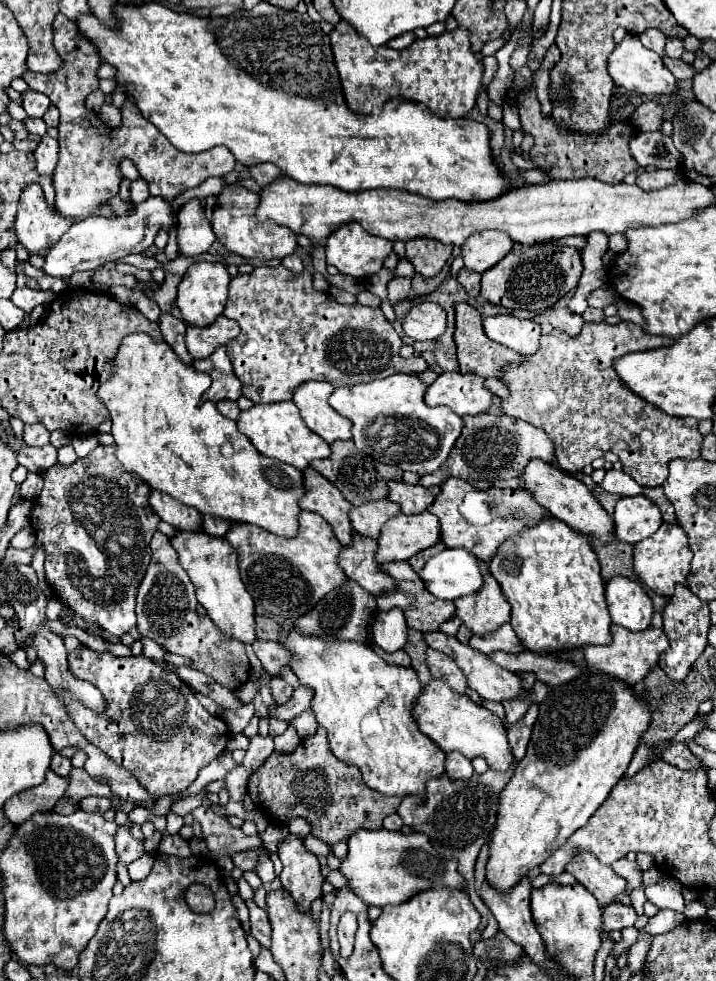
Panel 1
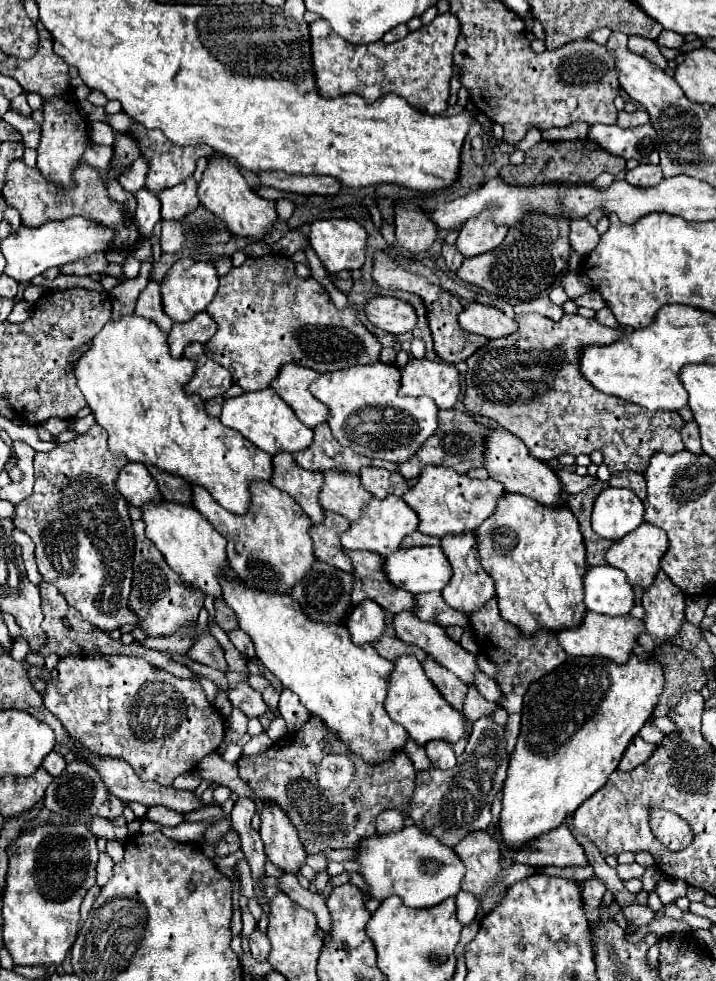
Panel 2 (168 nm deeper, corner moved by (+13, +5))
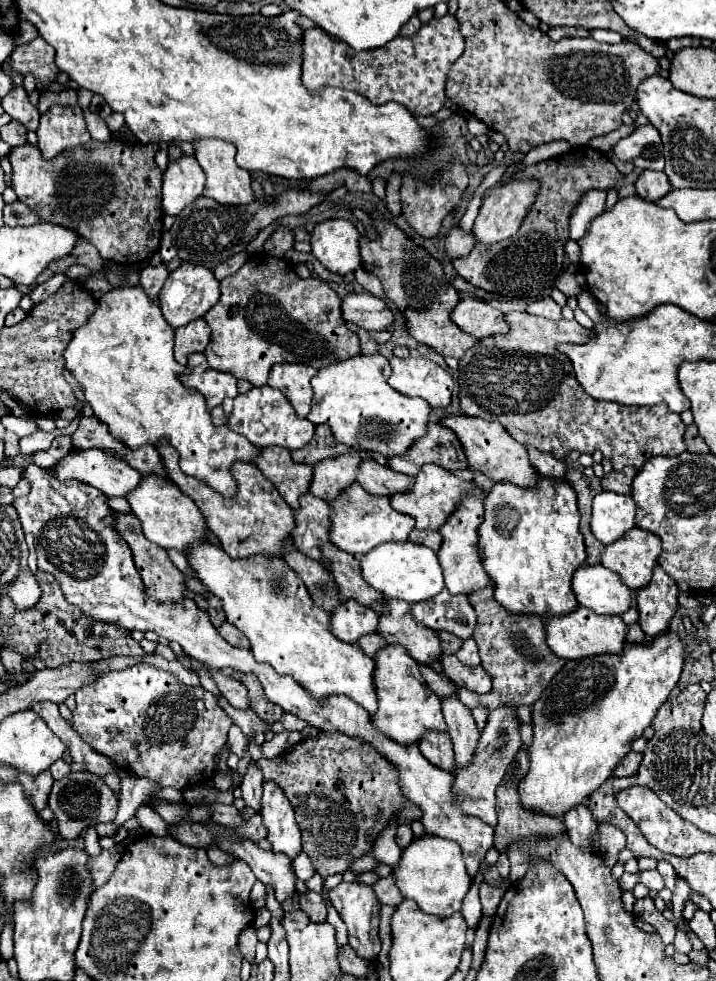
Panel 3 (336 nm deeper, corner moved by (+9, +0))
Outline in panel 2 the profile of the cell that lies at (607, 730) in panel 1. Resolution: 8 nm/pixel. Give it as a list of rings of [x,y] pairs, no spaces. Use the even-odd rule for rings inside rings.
[[[632,655],[624,665],[600,657],[568,657],[552,673],[528,687],[518,743],[510,755],[508,777],[502,787],[502,811],[498,823],[500,841],[510,849],[528,845],[540,835],[560,827],[568,815],[590,799],[608,781],[610,773],[616,771],[624,749],[650,719],[662,693],[662,685],[662,667],[652,659],[638,661],[638,657]]]

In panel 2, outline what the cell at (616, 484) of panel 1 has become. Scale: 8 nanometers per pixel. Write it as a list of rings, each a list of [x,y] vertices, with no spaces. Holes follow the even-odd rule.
[[[568,469],[558,471],[558,477],[560,477],[560,481],[564,483],[564,489],[566,489],[568,493],[572,493],[572,495],[574,495],[574,493],[580,493],[580,491],[584,491],[584,489],[588,489],[588,487],[592,487],[592,485],[598,483],[596,477],[590,477],[590,475],[580,477],[580,475],[576,475],[576,473],[570,473]]]

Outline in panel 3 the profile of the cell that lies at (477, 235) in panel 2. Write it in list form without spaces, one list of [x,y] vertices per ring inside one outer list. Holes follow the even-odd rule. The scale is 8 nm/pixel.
[[[512,180],[508,184],[500,184],[494,186],[488,196],[484,198],[482,206],[480,206],[480,214],[474,222],[474,238],[476,242],[482,242],[486,246],[496,244],[500,240],[506,240],[510,236],[514,236],[522,224],[522,220],[526,218],[530,206],[534,204],[536,196],[540,192],[540,180]]]

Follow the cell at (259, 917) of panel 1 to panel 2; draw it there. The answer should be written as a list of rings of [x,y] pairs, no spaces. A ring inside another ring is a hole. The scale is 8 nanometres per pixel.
[[[258,927],[250,935],[250,953],[256,961],[266,961],[268,953],[270,953],[270,941]]]

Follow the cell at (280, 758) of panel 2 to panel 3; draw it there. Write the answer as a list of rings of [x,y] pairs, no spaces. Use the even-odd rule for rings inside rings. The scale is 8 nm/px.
[[[320,732],[314,740],[302,740],[292,750],[284,752],[272,760],[256,762],[264,772],[264,780],[274,780],[292,802],[296,812],[296,822],[302,832],[302,848],[312,858],[316,872],[326,878],[330,874],[344,874],[350,870],[354,860],[364,856],[372,846],[382,828],[396,816],[400,824],[410,824],[412,820],[420,820],[420,808],[408,802],[398,786],[398,770],[380,756],[370,744],[358,742],[342,732]]]

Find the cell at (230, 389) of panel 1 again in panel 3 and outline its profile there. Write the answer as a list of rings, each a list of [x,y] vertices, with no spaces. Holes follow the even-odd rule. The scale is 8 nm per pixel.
[[[190,354],[188,372],[182,374],[182,384],[198,390],[206,398],[208,410],[220,406],[224,398],[236,398],[236,378],[232,374],[208,366],[204,354]]]

